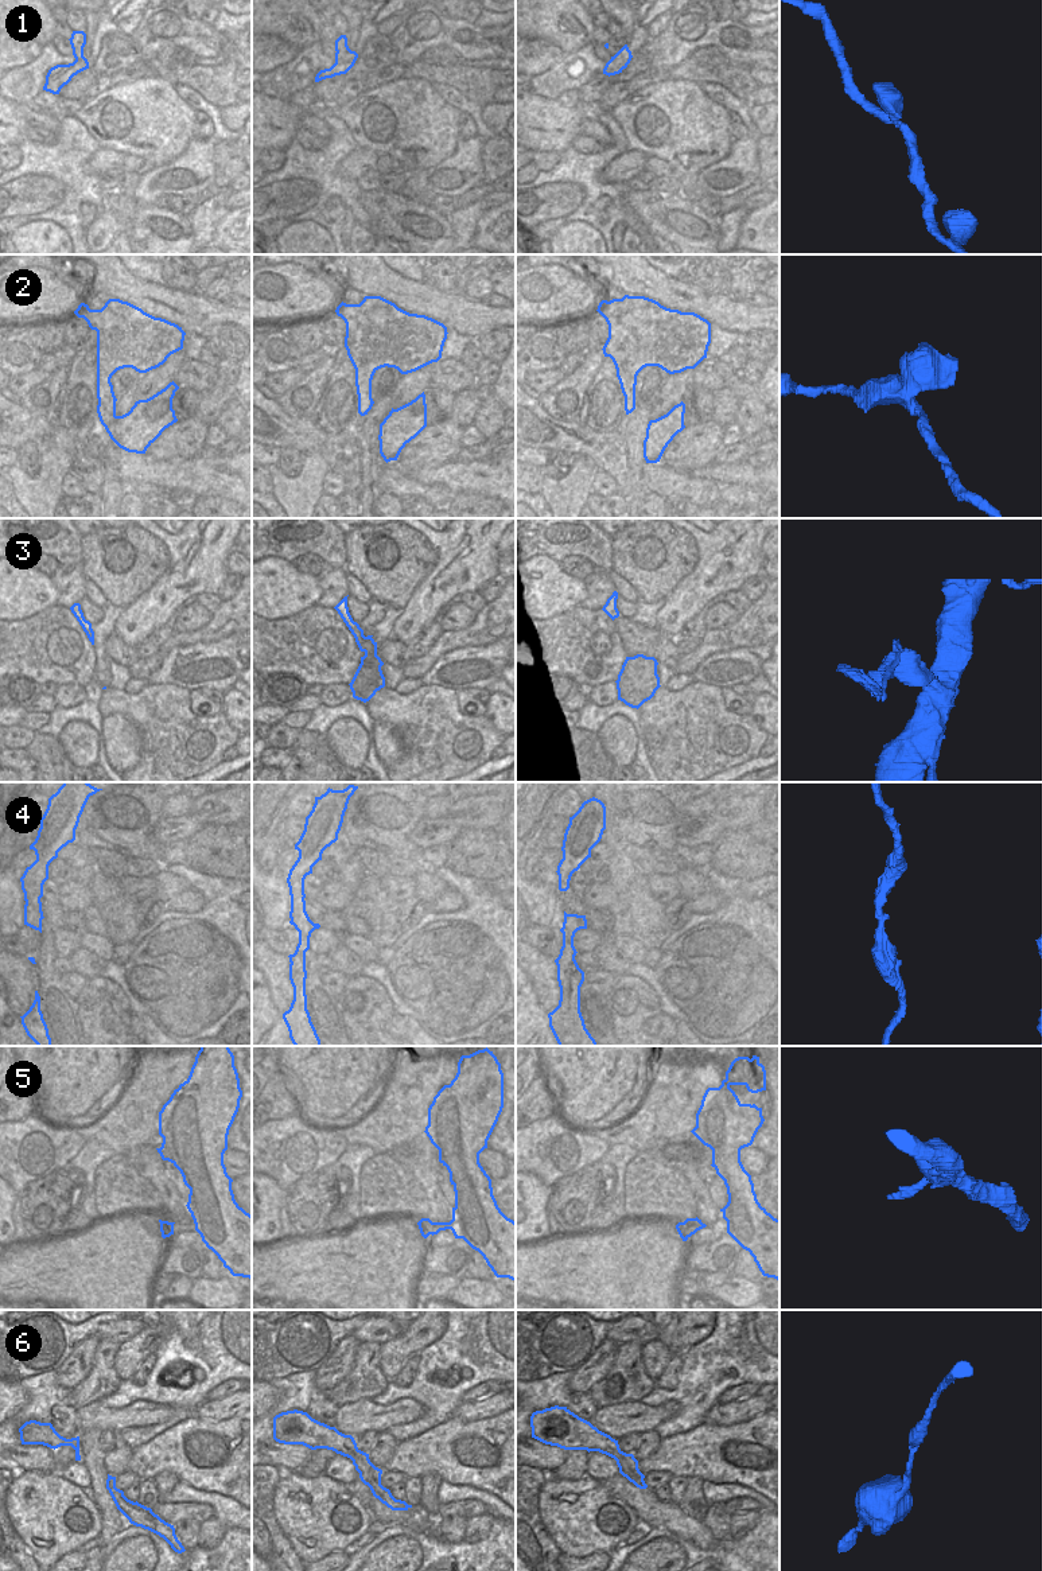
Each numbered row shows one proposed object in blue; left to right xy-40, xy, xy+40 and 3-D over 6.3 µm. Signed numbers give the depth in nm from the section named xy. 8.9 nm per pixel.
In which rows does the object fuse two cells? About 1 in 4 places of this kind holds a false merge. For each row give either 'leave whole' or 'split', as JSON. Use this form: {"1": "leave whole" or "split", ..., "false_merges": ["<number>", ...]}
{"1": "leave whole", "2": "leave whole", "3": "split", "4": "leave whole", "5": "leave whole", "6": "leave whole", "false_merges": ["3"]}

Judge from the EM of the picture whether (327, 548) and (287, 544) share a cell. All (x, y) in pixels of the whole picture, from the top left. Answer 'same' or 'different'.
same

